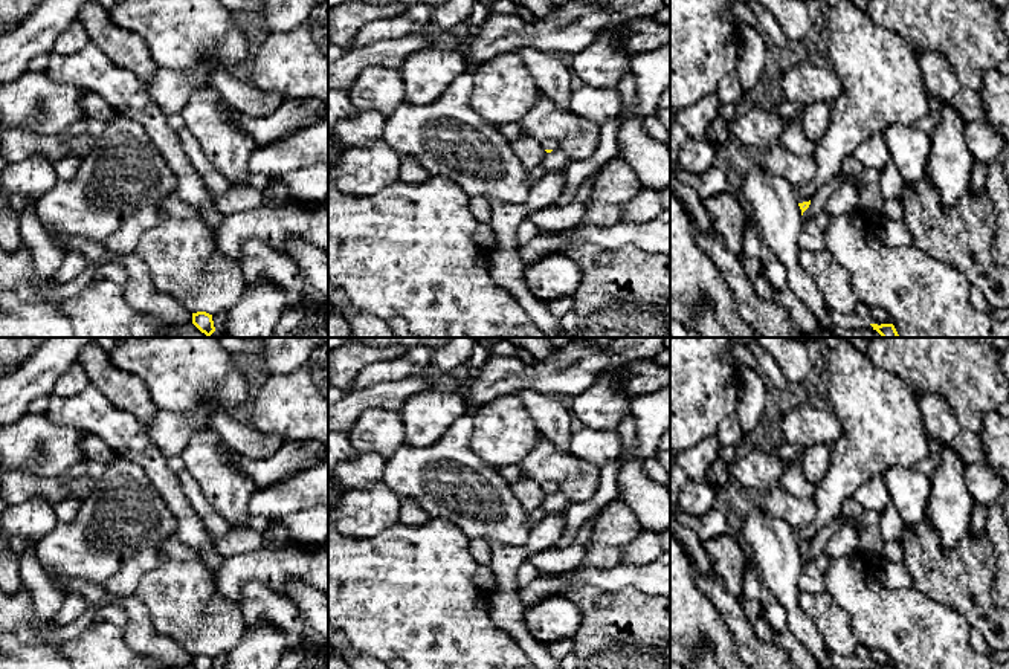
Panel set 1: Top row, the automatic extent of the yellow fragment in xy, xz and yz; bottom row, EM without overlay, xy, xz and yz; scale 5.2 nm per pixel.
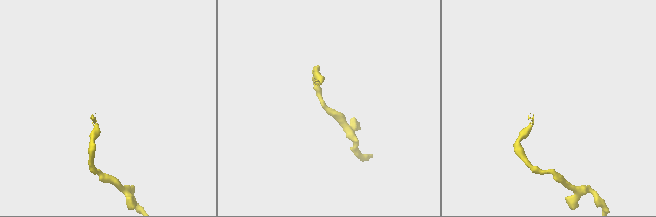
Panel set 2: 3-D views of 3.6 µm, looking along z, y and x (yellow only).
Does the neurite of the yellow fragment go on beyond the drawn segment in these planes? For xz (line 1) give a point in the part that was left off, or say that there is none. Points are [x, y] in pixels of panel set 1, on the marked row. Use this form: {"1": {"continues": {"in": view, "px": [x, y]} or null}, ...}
{"1": {"continues": {"in": "xz", "px": [550, 144]}}}

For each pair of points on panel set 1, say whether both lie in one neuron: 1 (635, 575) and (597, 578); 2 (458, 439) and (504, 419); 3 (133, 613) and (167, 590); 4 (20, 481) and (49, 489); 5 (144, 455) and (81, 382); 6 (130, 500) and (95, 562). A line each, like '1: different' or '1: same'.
1: same
2: different
3: different
4: same
5: different
6: same

